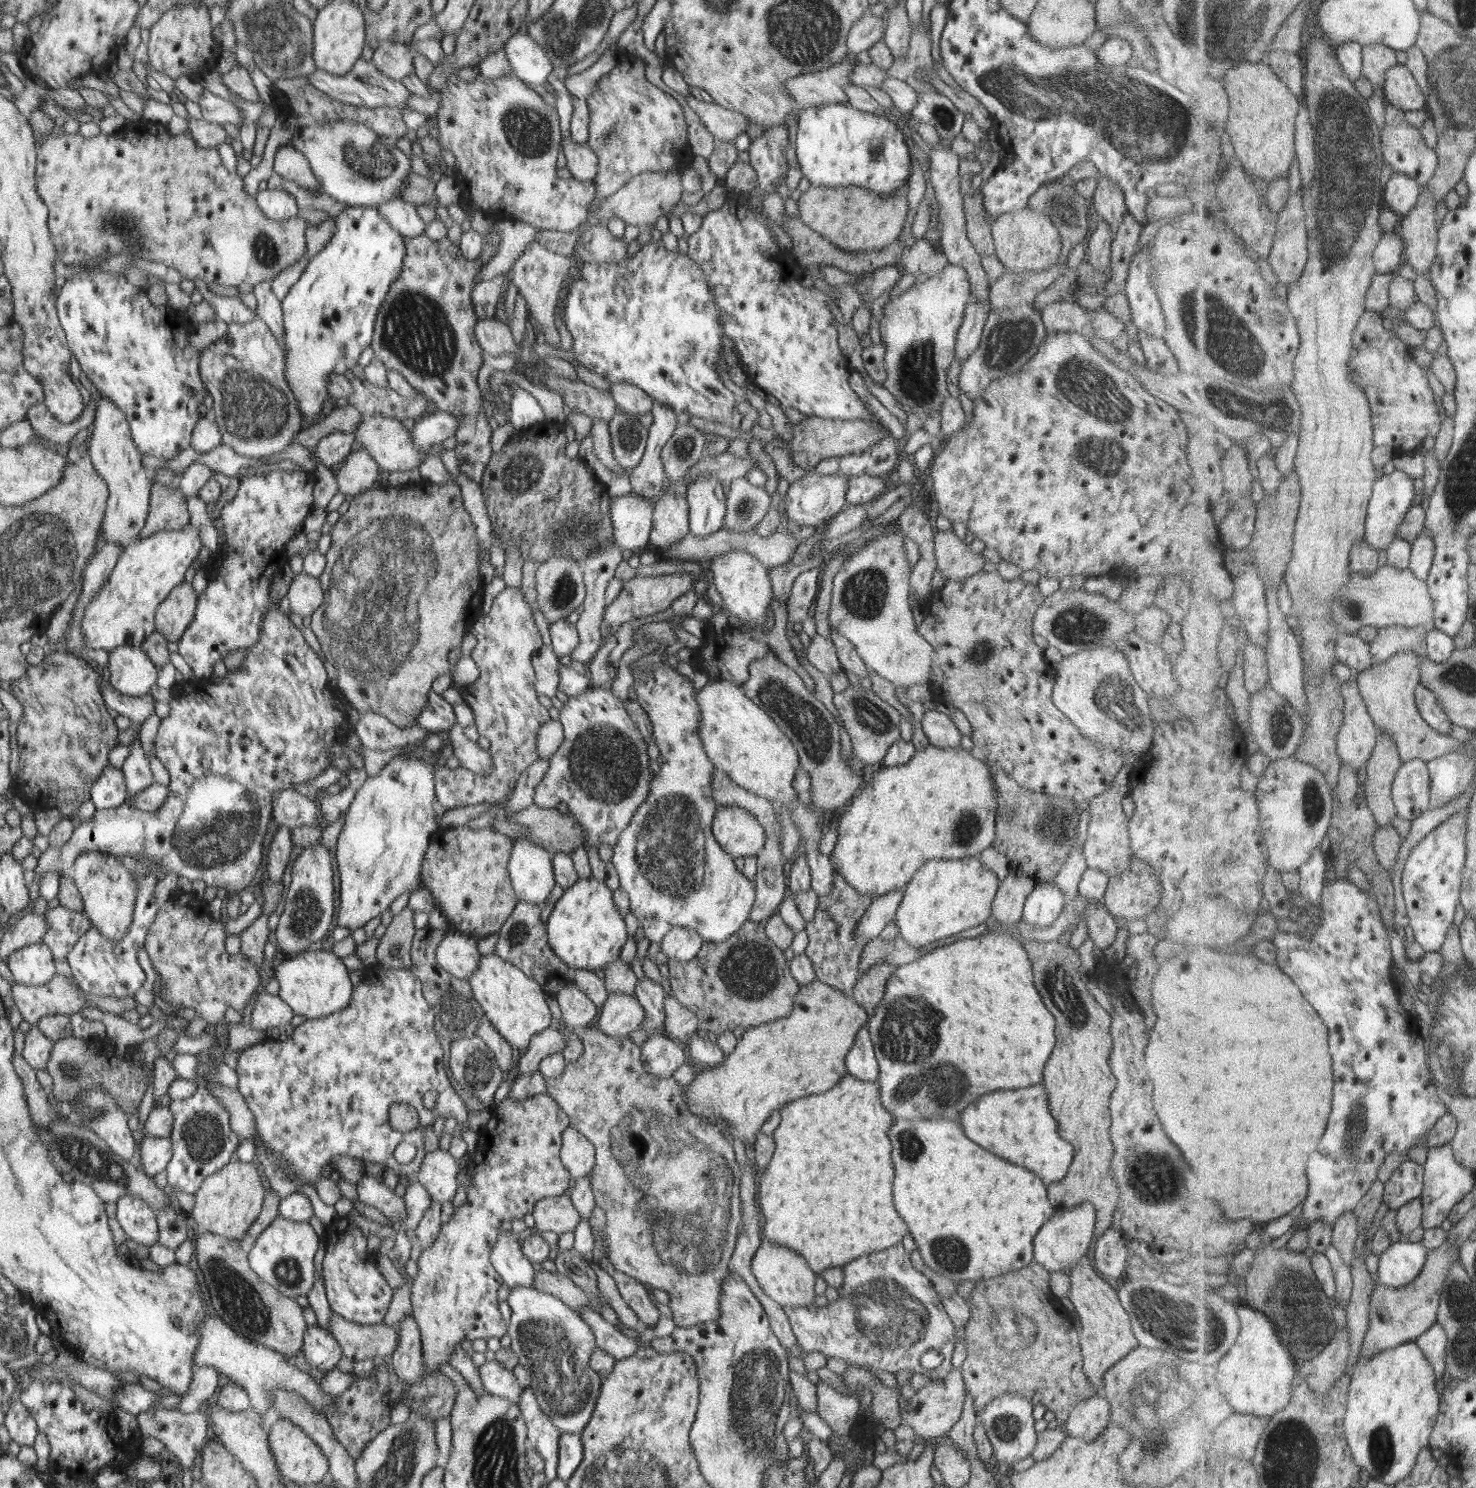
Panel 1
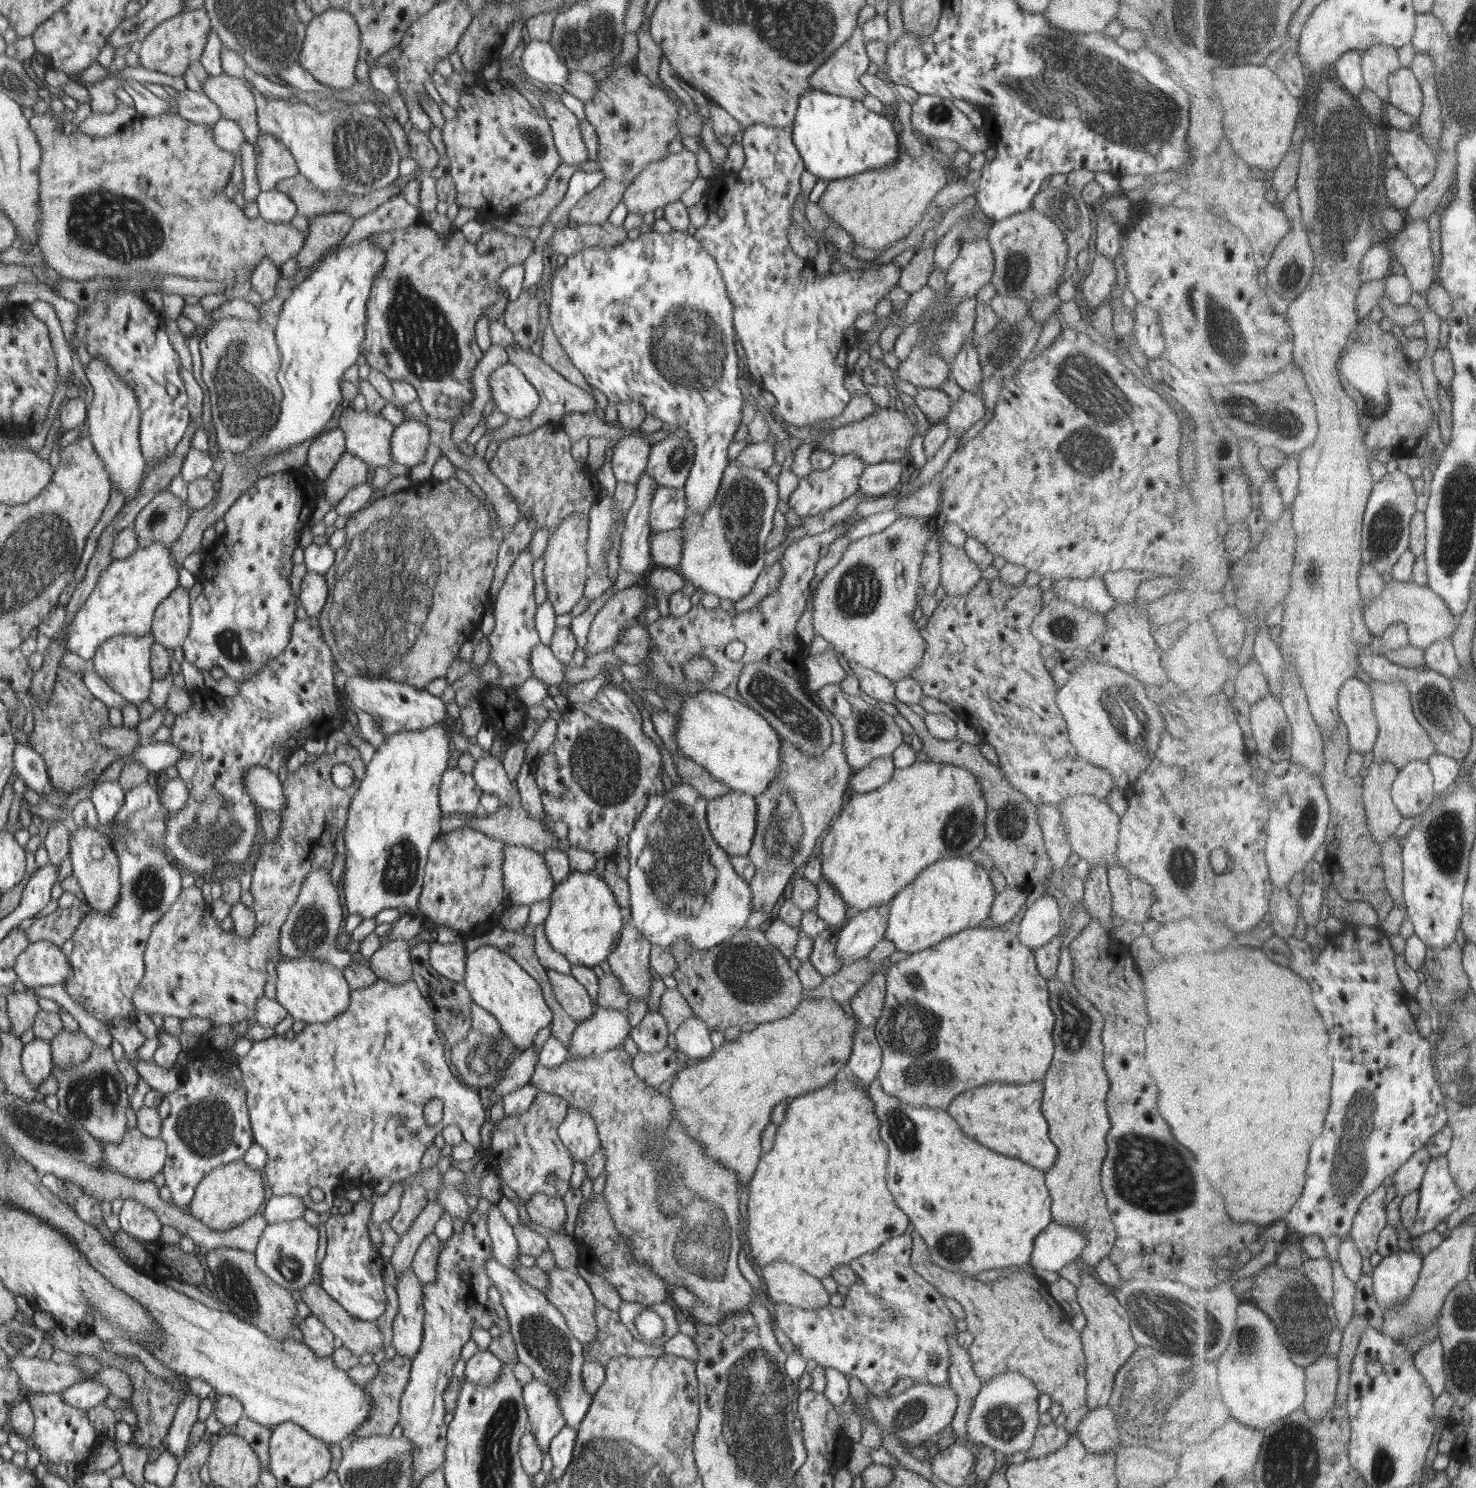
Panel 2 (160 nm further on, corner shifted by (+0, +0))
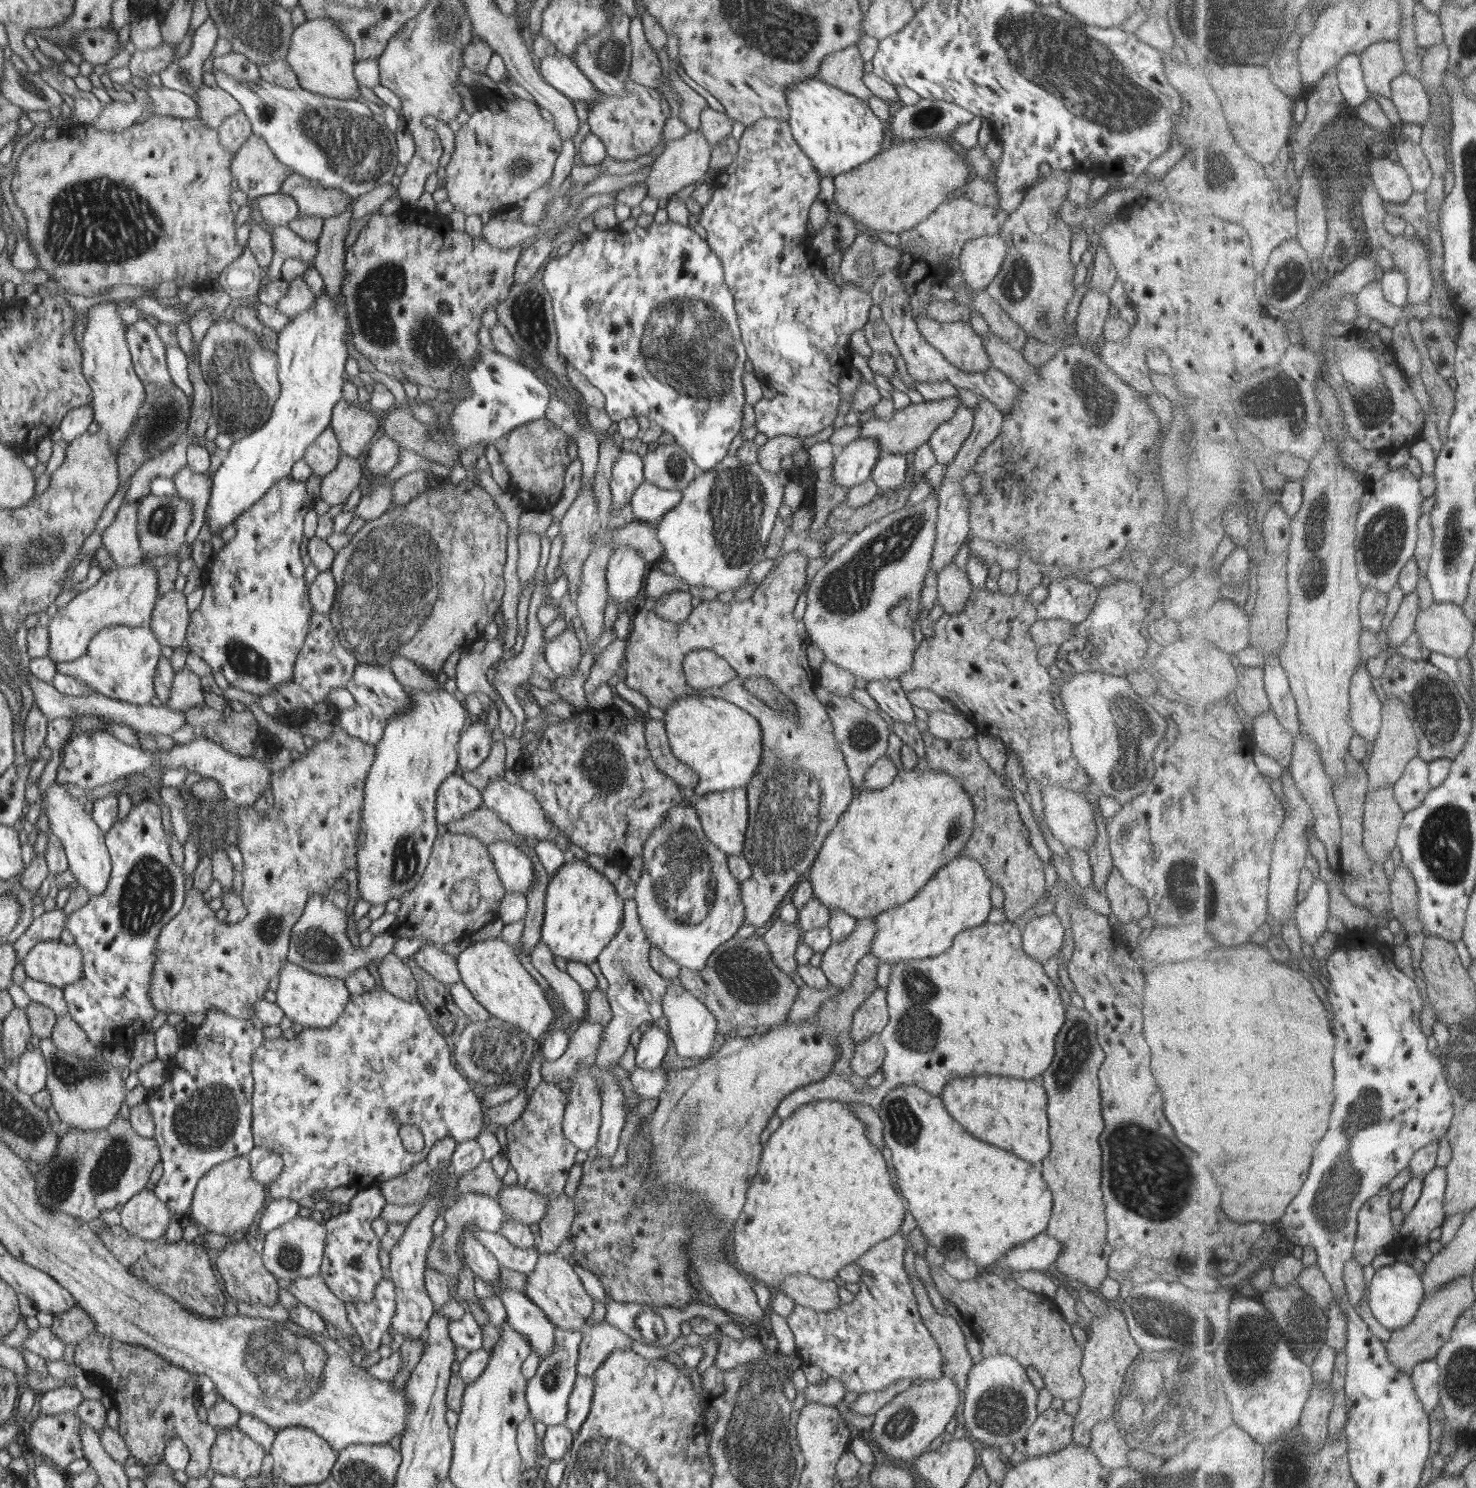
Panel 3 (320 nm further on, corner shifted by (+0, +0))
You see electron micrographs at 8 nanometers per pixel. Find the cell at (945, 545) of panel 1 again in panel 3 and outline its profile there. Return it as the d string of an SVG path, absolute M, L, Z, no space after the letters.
M953 560L936 573L936 602L944 614L961 612L972 589L965 569L959 569Z

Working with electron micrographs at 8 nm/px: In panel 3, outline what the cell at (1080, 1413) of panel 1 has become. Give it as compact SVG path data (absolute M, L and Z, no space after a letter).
M1113 1419L1100 1420L1090 1431L1089 1450L1101 1467L1112 1471L1127 1466L1129 1438Z

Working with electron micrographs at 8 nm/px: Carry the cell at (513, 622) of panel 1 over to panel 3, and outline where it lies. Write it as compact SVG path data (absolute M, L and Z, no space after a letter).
M523 531L518 534L516 541L518 544L516 575L522 590L525 585L531 583L539 562L539 538L535 533Z

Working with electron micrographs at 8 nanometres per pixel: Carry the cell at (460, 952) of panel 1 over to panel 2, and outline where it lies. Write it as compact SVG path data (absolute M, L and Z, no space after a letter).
M431 942L428 961L433 970L447 981L461 983L464 977L465 947L461 943Z

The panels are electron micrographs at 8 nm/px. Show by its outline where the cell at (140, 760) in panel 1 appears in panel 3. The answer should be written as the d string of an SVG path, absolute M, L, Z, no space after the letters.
M141 800L135 807L131 806L128 814L121 821L117 821L112 825L112 828L104 833L104 844L108 848L109 857L111 858L111 874L108 878L108 886L105 890L97 896L89 896L87 903L81 906L78 910L71 912L68 919L65 920L65 929L69 930L74 938L74 943L82 952L82 978L76 980L75 983L69 984L62 989L62 995L68 1008L67 1014L72 1017L74 1021L88 1035L88 1039L96 1050L101 1050L104 1045L108 1044L133 1044L136 1045L141 1034L147 1032L151 1028L151 1018L155 1016L155 1007L152 1004L150 997L150 979L152 978L152 971L154 963L157 959L157 940L162 931L169 922L179 913L179 908L184 906L183 902L183 874L179 870L179 866L173 864L165 838L163 838L163 828L161 828L161 820L159 820L159 807L155 802L149 800Z

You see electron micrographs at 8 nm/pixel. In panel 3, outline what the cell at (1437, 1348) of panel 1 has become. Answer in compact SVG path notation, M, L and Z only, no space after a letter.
M1435 1358L1426 1360L1414 1368L1412 1379L1417 1390L1421 1403L1425 1405L1425 1411L1431 1414L1437 1406L1442 1405L1441 1401L1441 1365Z

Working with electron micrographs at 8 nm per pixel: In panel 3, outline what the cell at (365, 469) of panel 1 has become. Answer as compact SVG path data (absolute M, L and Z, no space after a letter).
M340 455L336 467L320 480L319 499L329 507L342 503L355 487L361 486L365 477L360 458Z

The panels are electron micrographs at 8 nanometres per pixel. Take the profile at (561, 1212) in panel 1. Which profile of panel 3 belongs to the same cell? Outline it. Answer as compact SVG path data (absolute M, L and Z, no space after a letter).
M501 1184L495 1199L505 1214L510 1214L513 1220L530 1227L539 1222L550 1200L542 1194L519 1187L517 1184Z

